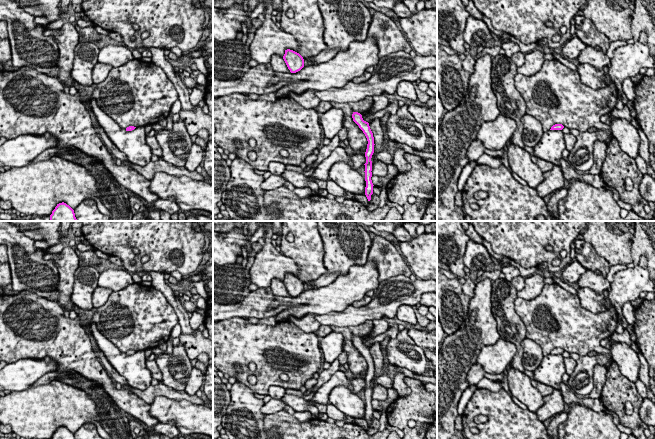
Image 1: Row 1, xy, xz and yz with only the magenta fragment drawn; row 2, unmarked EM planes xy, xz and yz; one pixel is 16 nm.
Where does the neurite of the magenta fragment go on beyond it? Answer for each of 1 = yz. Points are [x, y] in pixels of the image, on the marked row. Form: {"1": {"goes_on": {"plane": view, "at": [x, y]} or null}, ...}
{"1": {"goes_on": null}}

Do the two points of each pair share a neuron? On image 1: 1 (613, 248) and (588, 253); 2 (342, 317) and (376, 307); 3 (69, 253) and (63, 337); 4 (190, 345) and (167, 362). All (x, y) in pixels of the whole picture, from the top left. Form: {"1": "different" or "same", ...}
{"1": "different", "2": "same", "3": "different", "4": "different"}

